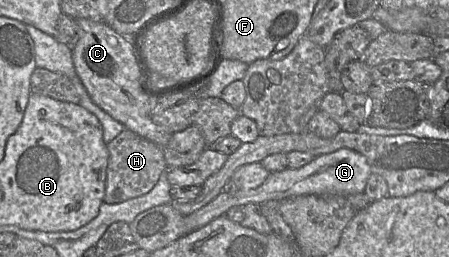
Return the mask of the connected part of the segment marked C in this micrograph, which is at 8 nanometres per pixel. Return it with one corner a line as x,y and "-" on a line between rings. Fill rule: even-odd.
85,18
76,20
79,26
79,39
72,50
73,63
92,101
126,129
162,148
165,147
172,134
151,119
156,99
147,96
140,89
139,68
128,38
118,34
105,22

